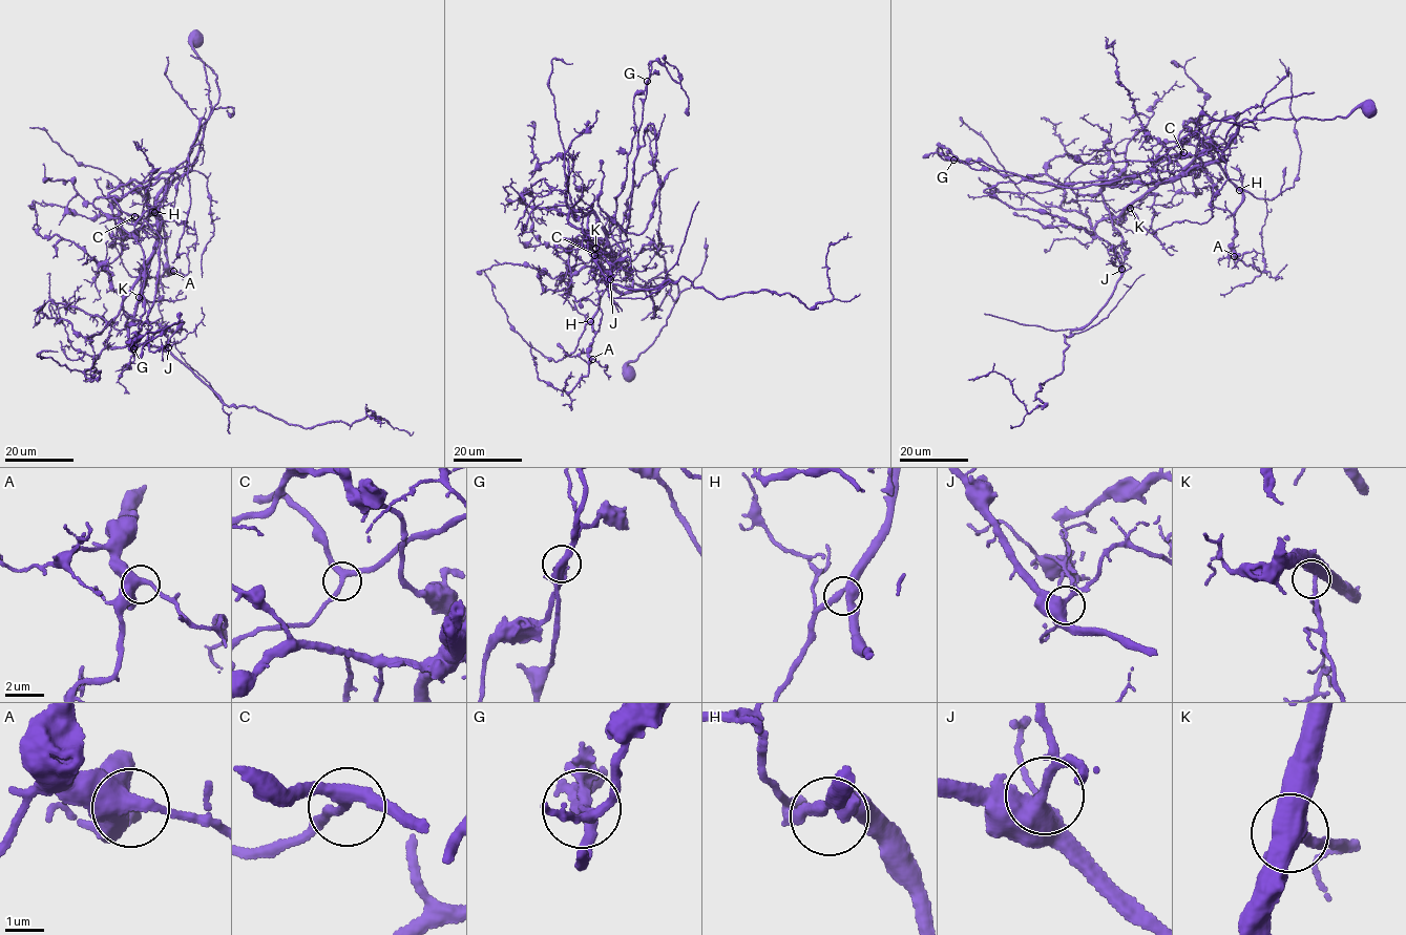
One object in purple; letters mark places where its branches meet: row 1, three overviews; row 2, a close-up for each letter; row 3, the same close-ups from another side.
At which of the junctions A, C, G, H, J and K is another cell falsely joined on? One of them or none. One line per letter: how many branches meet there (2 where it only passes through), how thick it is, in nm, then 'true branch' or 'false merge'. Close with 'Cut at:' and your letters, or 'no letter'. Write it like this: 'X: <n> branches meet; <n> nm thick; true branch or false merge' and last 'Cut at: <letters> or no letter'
A: 3 branches meet; 440 nm thick; true branch
C: 3 branches meet; 280 nm thick; true branch
G: 2 branches meet; 380 nm thick; false merge
H: 3 branches meet; 360 nm thick; true branch
J: 3 branches meet; 400 nm thick; true branch
K: 2 branches meet; 400 nm thick; true branch
Cut at: G

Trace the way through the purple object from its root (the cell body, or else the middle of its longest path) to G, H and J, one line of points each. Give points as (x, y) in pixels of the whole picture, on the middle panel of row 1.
G: (628, 375), (678, 293), (669, 279), (642, 287), (628, 279), (600, 238), (626, 177), (634, 97), (647, 80)
H: (628, 375), (628, 362), (667, 323), (677, 283), (670, 279), (662, 287), (625, 293), (609, 287), (590, 321)
J: (628, 375), (628, 362), (667, 323), (678, 284), (660, 277), (633, 282), (586, 232), (589, 251), (610, 279)

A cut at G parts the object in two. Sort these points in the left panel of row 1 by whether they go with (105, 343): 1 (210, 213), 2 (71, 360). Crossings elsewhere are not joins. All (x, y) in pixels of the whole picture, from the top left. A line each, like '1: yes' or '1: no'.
1: yes
2: yes

